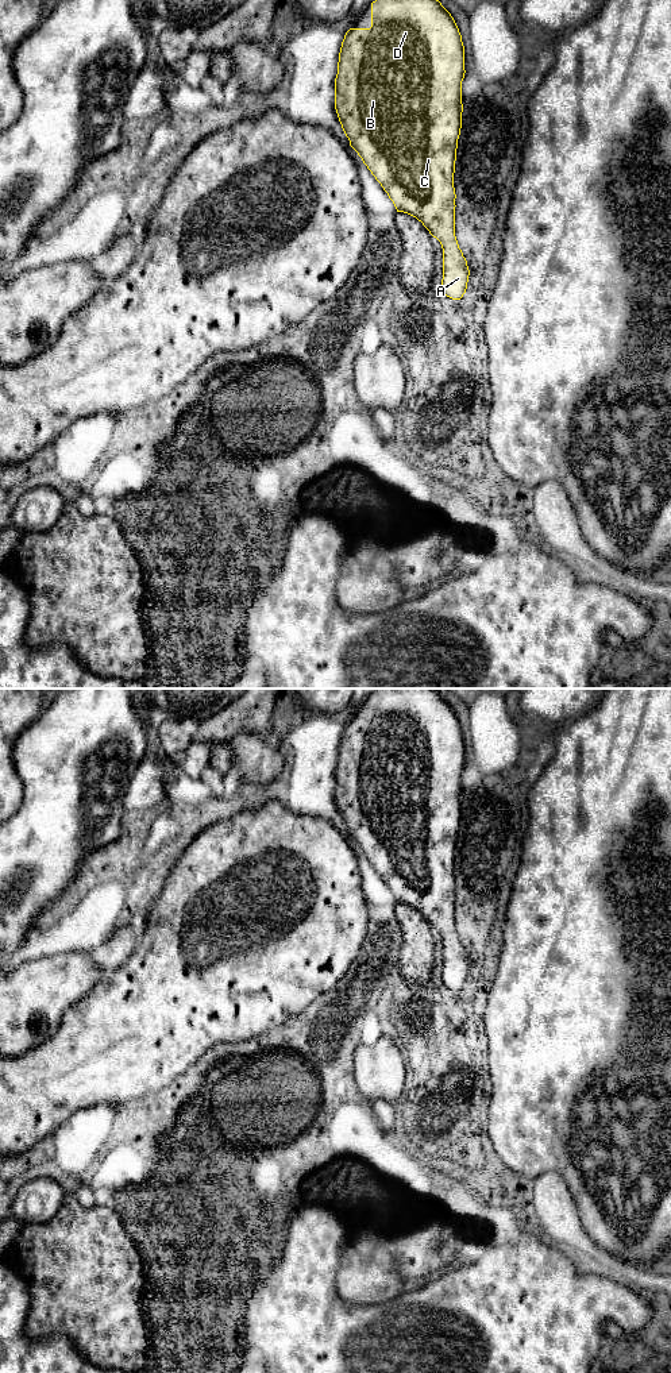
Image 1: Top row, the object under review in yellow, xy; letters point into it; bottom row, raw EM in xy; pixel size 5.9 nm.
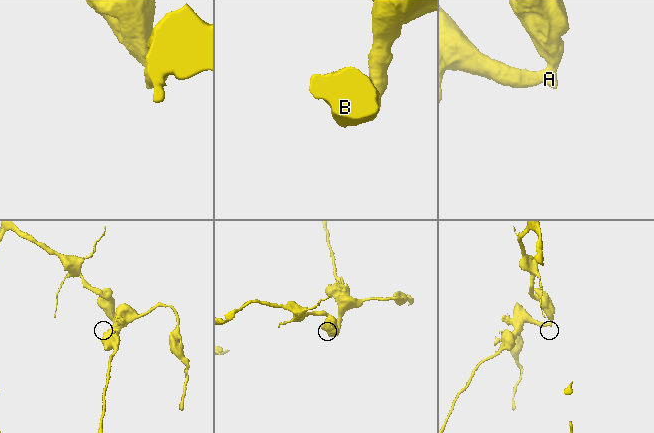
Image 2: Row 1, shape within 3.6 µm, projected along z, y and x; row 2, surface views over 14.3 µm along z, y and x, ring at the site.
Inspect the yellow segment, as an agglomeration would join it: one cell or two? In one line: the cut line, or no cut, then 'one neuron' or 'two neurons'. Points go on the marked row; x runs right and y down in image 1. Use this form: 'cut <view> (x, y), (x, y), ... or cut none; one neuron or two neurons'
cut none; one neuron

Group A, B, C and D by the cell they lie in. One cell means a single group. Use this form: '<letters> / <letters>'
A B C D

